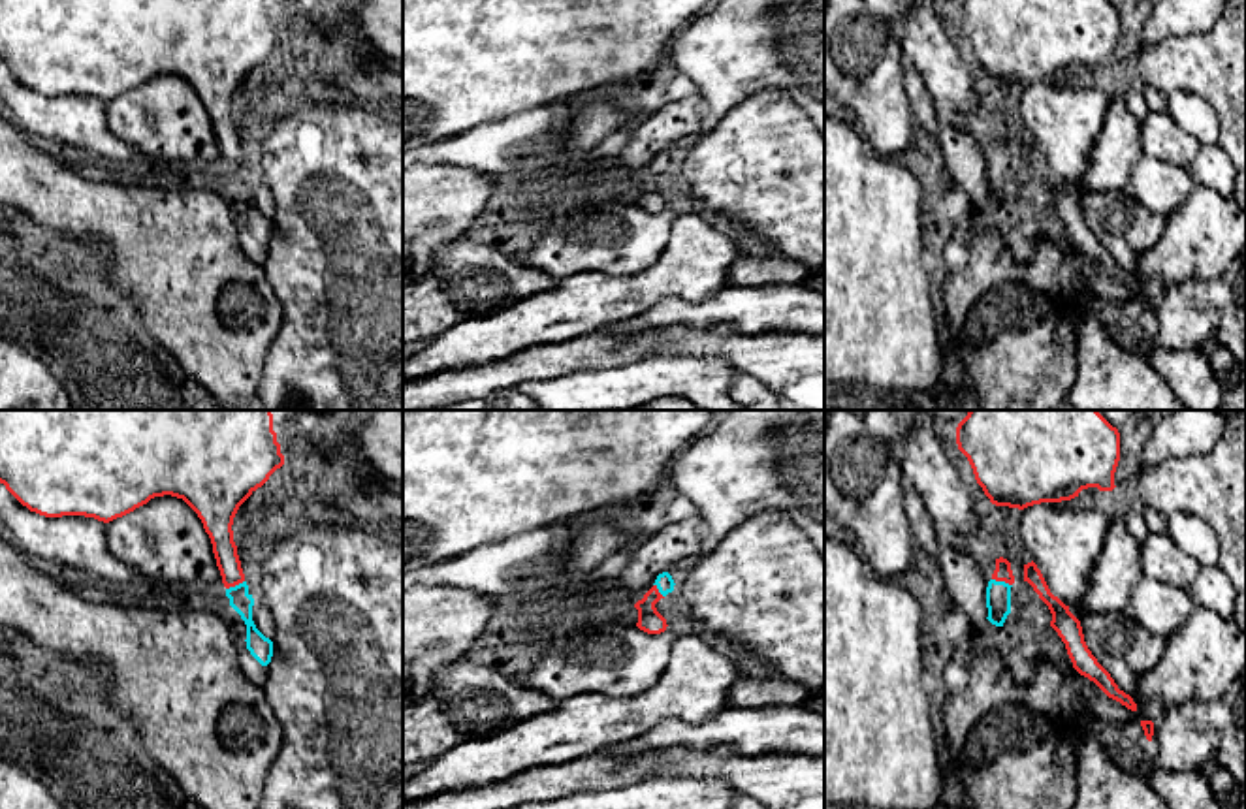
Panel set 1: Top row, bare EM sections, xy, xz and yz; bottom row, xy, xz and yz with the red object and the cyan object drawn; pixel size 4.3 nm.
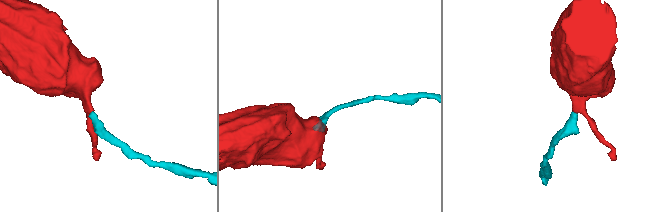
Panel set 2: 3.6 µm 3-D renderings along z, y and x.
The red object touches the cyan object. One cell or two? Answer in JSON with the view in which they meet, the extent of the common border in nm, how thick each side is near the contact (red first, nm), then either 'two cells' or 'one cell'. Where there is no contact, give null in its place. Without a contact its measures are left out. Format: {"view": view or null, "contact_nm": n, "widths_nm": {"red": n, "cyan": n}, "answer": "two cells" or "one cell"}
{"view": "yz", "contact_nm": 90, "widths_nm": {"red": 70, "cyan": 110}, "answer": "one cell"}

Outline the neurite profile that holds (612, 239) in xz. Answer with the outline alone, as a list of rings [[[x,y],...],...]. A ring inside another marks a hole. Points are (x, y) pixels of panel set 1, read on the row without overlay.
[[[589,205],[578,211],[555,211],[533,220],[535,243],[523,265],[563,280],[580,273],[634,275],[651,267],[663,254],[676,211],[666,205],[661,213],[647,213],[638,205]]]

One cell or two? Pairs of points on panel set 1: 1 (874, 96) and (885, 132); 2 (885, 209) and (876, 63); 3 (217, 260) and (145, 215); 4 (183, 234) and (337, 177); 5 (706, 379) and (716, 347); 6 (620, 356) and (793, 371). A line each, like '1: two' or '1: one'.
1: one
2: two
3: one
4: two
5: two
6: one

